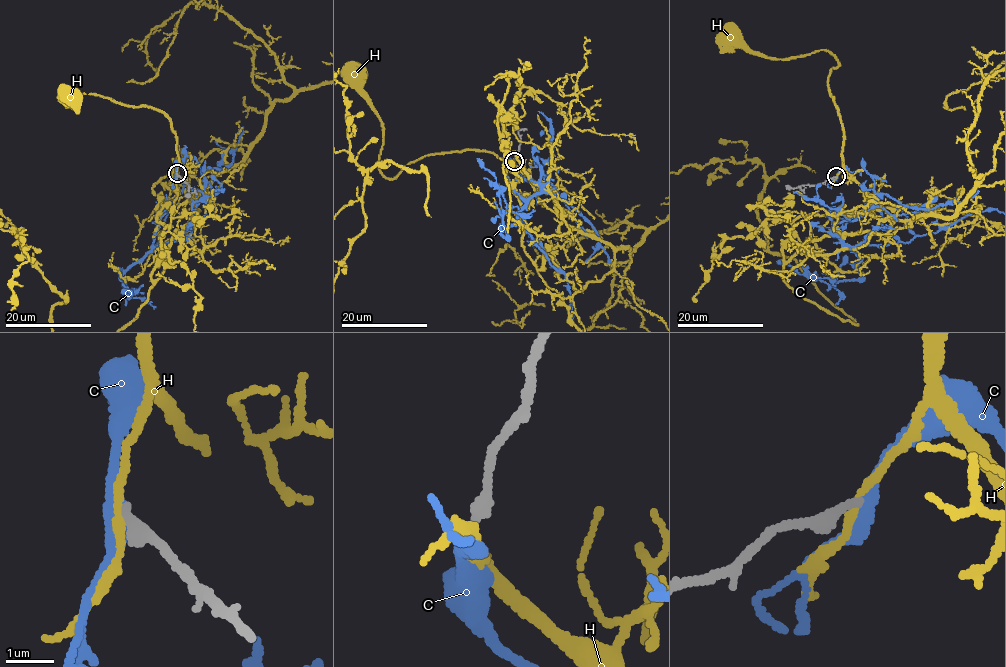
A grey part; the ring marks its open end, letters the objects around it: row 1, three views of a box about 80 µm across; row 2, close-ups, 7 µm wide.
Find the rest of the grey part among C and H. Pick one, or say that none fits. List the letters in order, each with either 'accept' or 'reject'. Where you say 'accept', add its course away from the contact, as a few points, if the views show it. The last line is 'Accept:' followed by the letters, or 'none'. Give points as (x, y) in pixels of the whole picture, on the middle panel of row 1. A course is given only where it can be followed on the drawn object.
C: reject
H: reject
Accept: none

